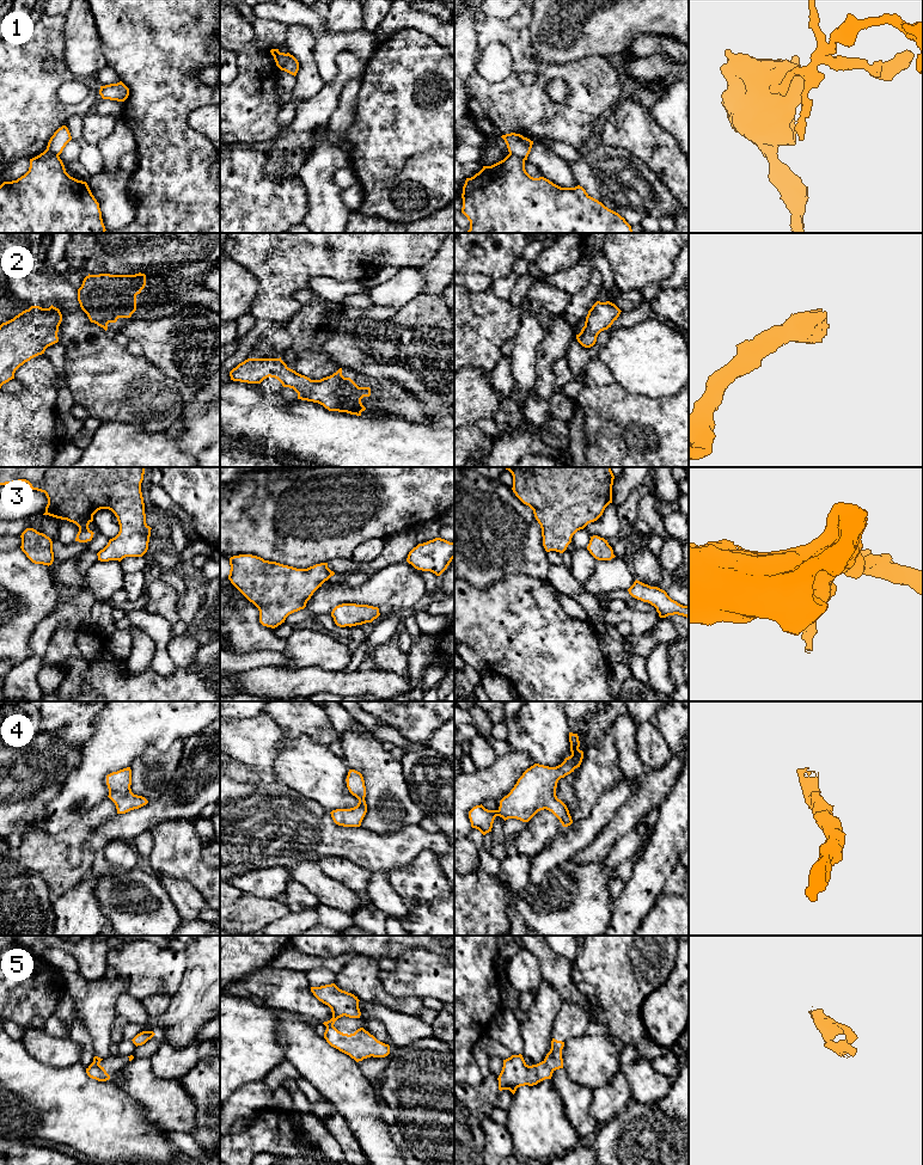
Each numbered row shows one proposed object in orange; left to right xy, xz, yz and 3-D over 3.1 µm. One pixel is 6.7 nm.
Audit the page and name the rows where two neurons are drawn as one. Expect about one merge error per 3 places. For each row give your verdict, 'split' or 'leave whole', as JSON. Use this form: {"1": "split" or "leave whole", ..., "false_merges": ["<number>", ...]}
{"1": "split", "2": "leave whole", "3": "leave whole", "4": "leave whole", "5": "leave whole", "false_merges": ["1"]}

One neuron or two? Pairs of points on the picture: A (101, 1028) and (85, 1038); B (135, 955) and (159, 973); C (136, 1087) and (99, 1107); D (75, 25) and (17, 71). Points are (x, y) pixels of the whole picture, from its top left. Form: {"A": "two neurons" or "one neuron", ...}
{"A": "two neurons", "B": "one neuron", "C": "two neurons", "D": "two neurons"}

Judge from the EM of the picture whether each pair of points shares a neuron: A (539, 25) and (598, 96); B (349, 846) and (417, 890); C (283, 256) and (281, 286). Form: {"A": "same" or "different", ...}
{"A": "different", "B": "different", "C": "same"}

